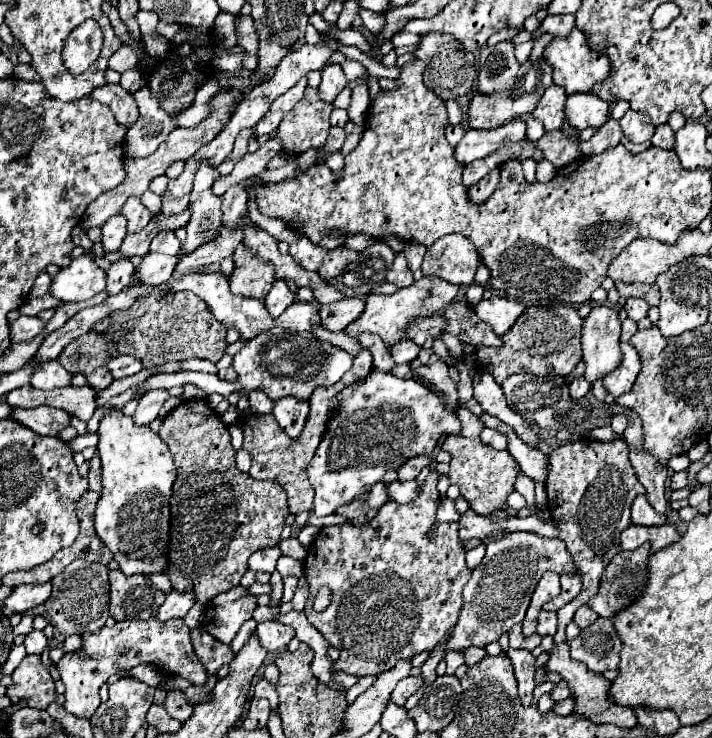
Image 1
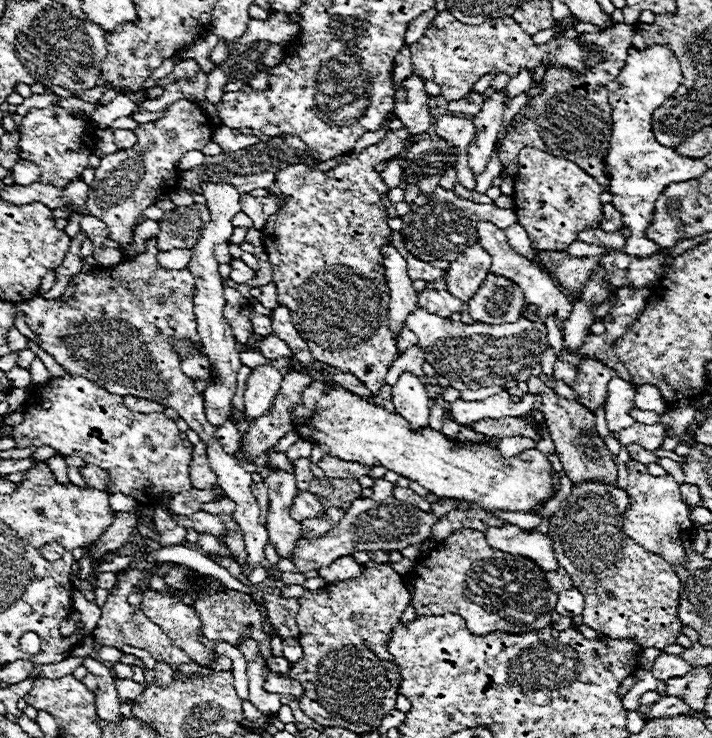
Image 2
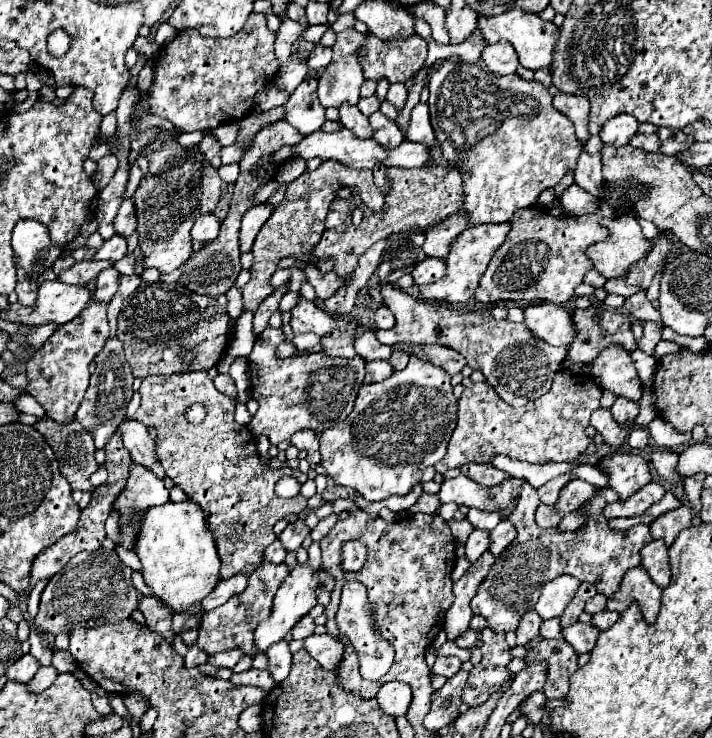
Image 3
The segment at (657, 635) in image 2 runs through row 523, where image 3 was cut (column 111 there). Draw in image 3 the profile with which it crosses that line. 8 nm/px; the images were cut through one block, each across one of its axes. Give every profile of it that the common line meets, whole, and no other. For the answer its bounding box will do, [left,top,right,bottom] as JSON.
[34,550,142,636]

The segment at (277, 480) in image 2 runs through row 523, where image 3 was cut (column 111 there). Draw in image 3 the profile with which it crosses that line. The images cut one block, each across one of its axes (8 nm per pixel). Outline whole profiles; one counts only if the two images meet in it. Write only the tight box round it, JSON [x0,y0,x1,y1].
[94,266,122,302]

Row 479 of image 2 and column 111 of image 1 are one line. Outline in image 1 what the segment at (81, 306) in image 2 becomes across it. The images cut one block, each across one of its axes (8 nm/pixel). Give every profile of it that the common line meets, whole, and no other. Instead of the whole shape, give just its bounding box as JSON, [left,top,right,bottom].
[102,214,126,252]

